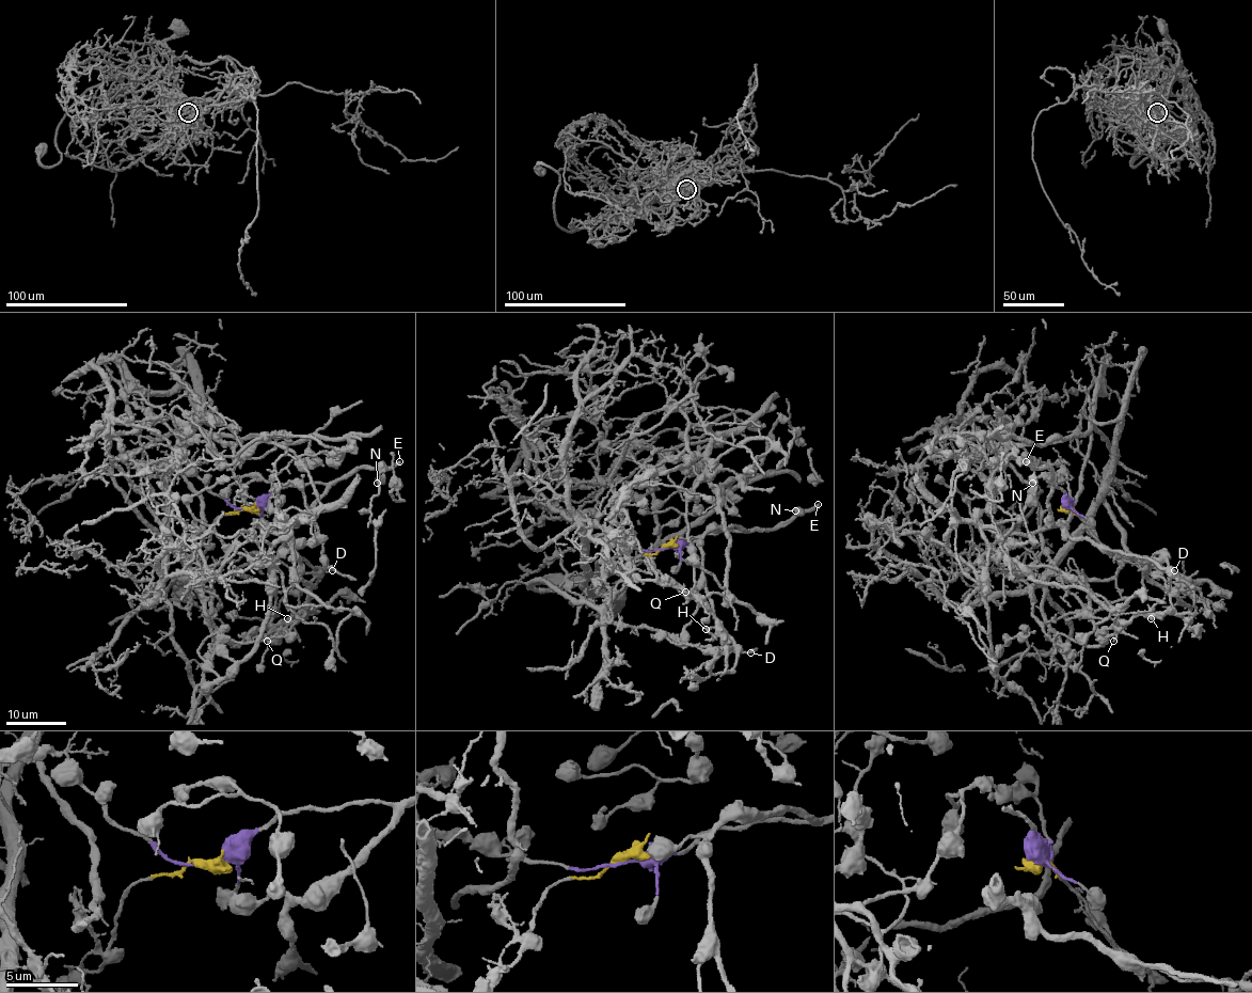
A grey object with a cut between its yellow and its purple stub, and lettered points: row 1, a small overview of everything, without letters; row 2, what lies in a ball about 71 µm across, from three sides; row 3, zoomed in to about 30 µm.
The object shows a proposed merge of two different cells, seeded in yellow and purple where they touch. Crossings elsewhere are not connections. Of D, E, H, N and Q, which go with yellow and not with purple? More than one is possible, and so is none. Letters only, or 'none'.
H, Q

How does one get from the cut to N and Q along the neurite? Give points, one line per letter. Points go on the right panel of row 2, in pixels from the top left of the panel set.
N: (1070, 507), (1066, 495), (1052, 484), (1052, 474), (1046, 468), (1037, 468), (1033, 484)
Q: (1070, 507), (1118, 558), (1119, 569), (1112, 578), (1064, 577), (1063, 585), (1102, 644), (1114, 633), (1112, 641)

